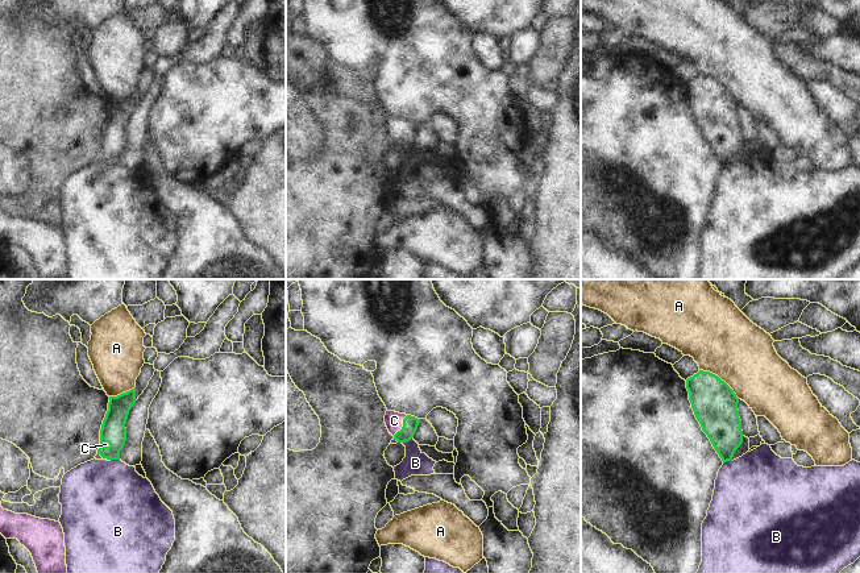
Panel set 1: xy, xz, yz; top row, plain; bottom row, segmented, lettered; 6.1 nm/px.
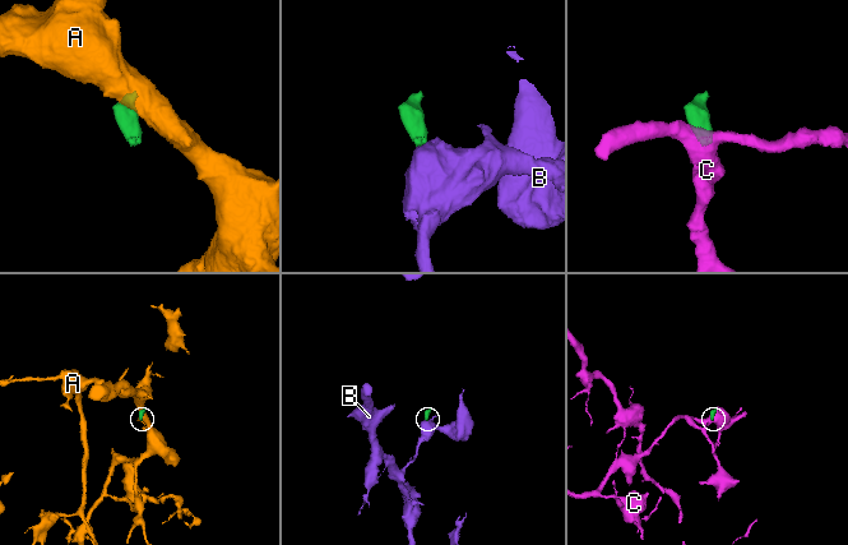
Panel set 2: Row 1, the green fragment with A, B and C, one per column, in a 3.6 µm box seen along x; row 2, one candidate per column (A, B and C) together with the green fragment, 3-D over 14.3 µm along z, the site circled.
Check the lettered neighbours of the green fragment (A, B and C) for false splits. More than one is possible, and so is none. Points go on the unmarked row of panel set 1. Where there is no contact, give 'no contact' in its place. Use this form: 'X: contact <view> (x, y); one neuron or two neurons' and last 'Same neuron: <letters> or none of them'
A: contact yz (719, 83); two neurons
B: contact xz (406, 145); two neurons
C: contact xz (403, 131); one neuron
Same neuron: C

